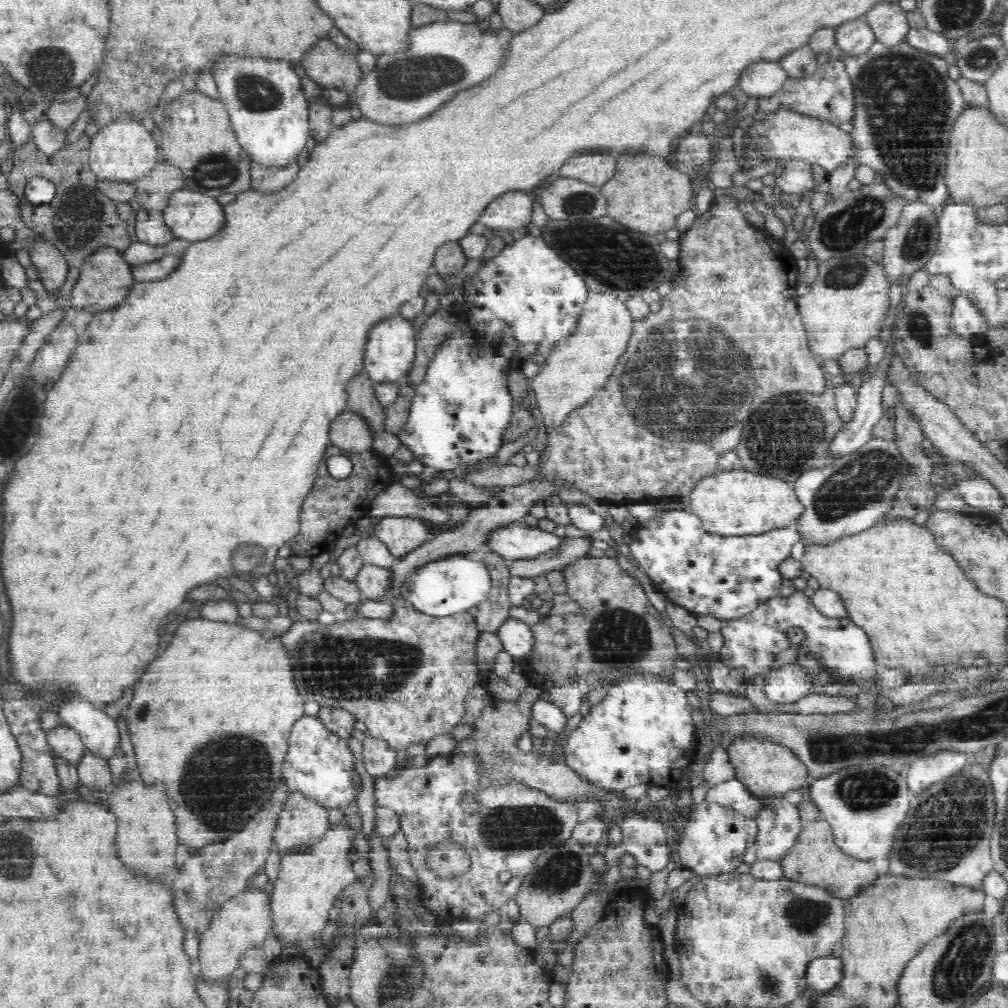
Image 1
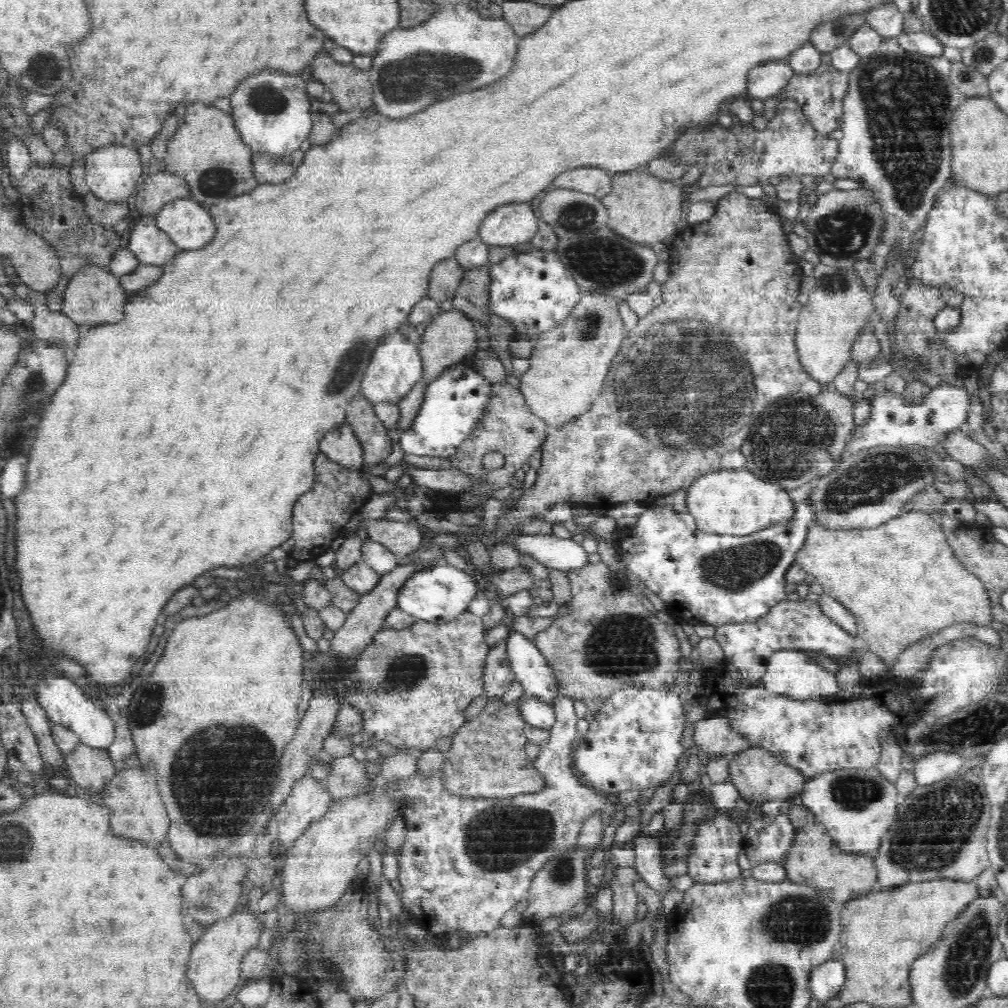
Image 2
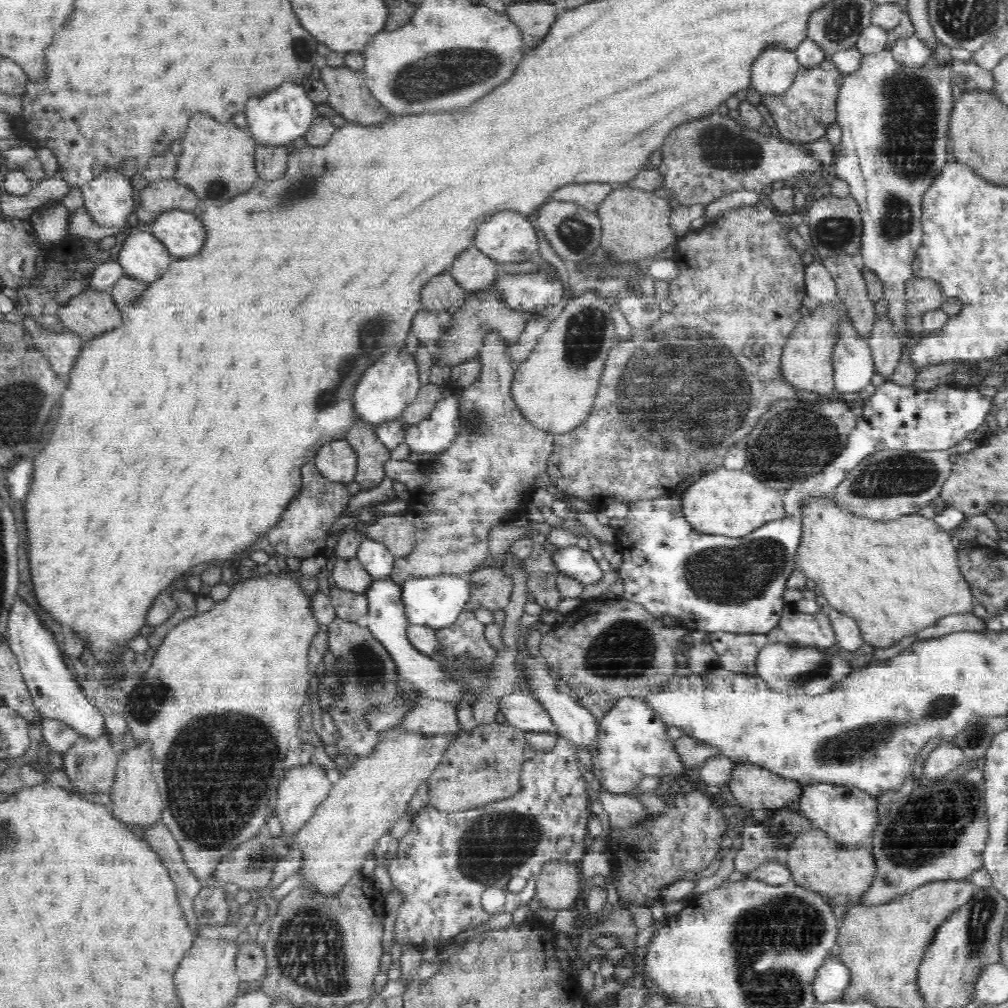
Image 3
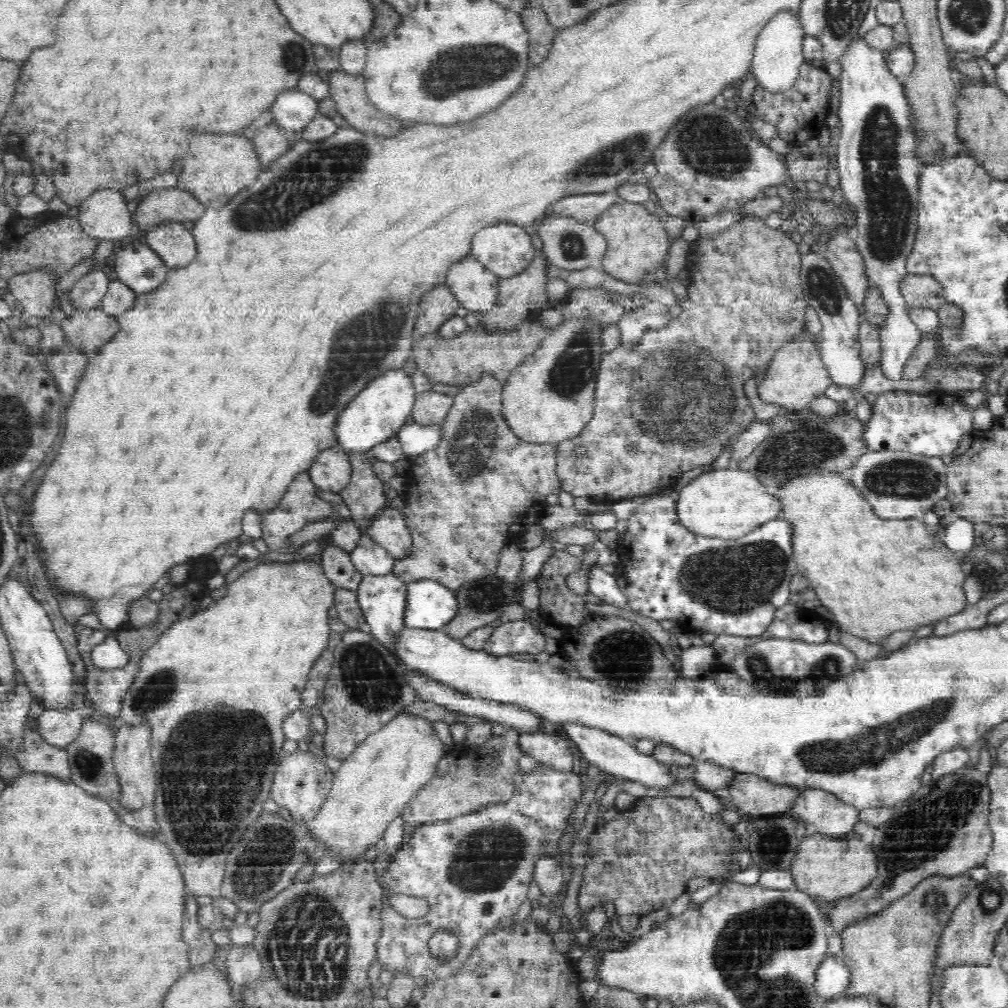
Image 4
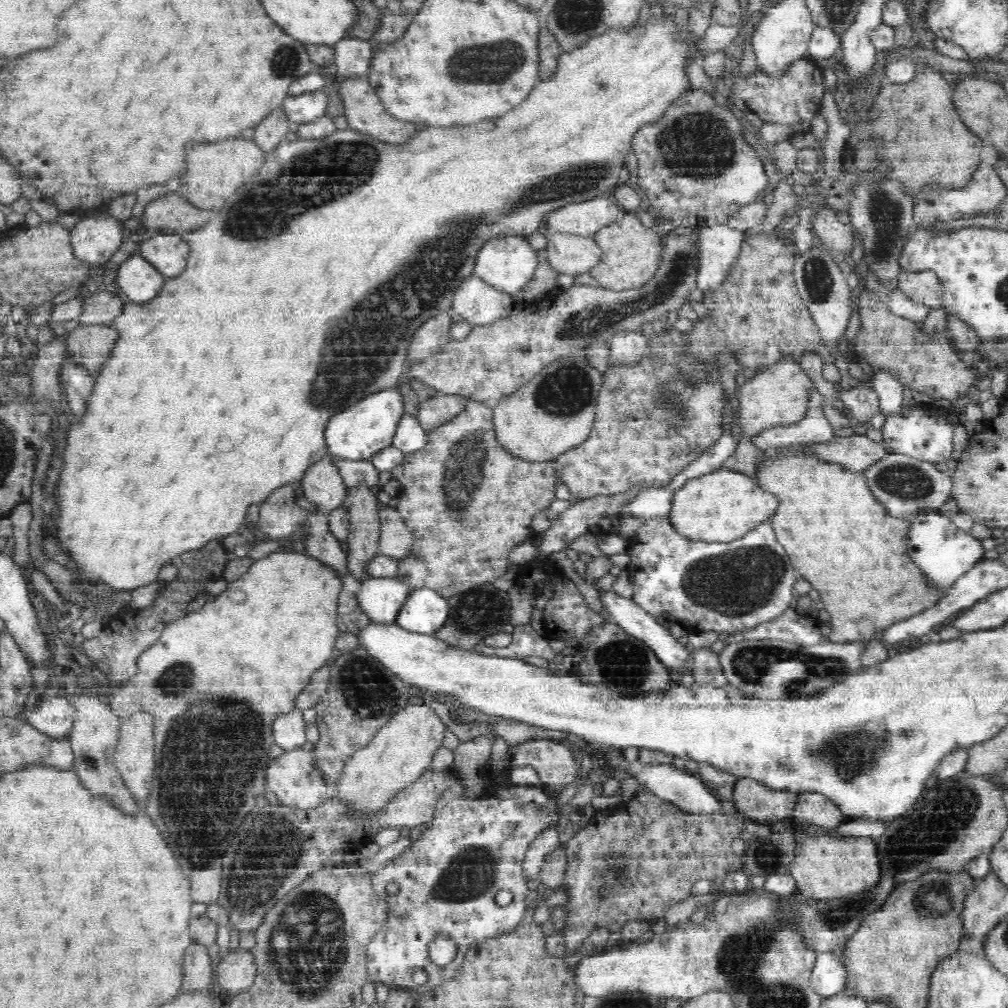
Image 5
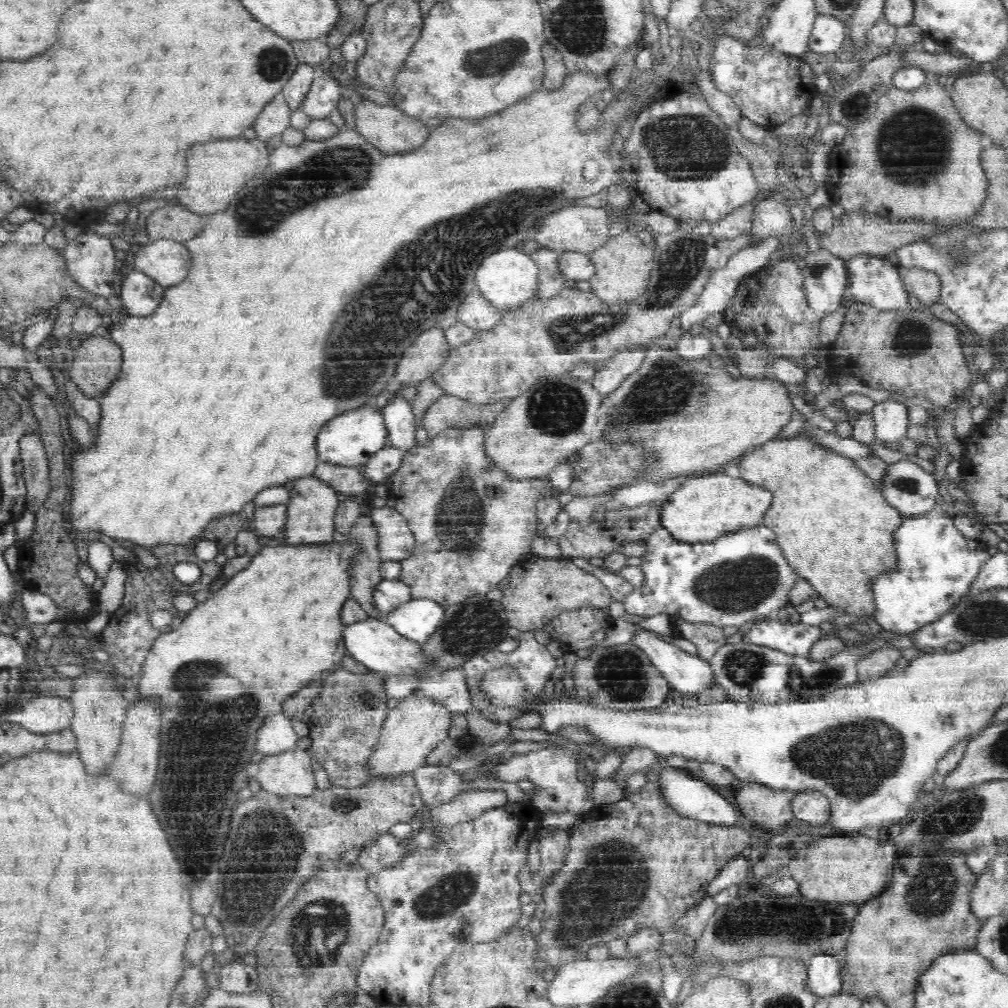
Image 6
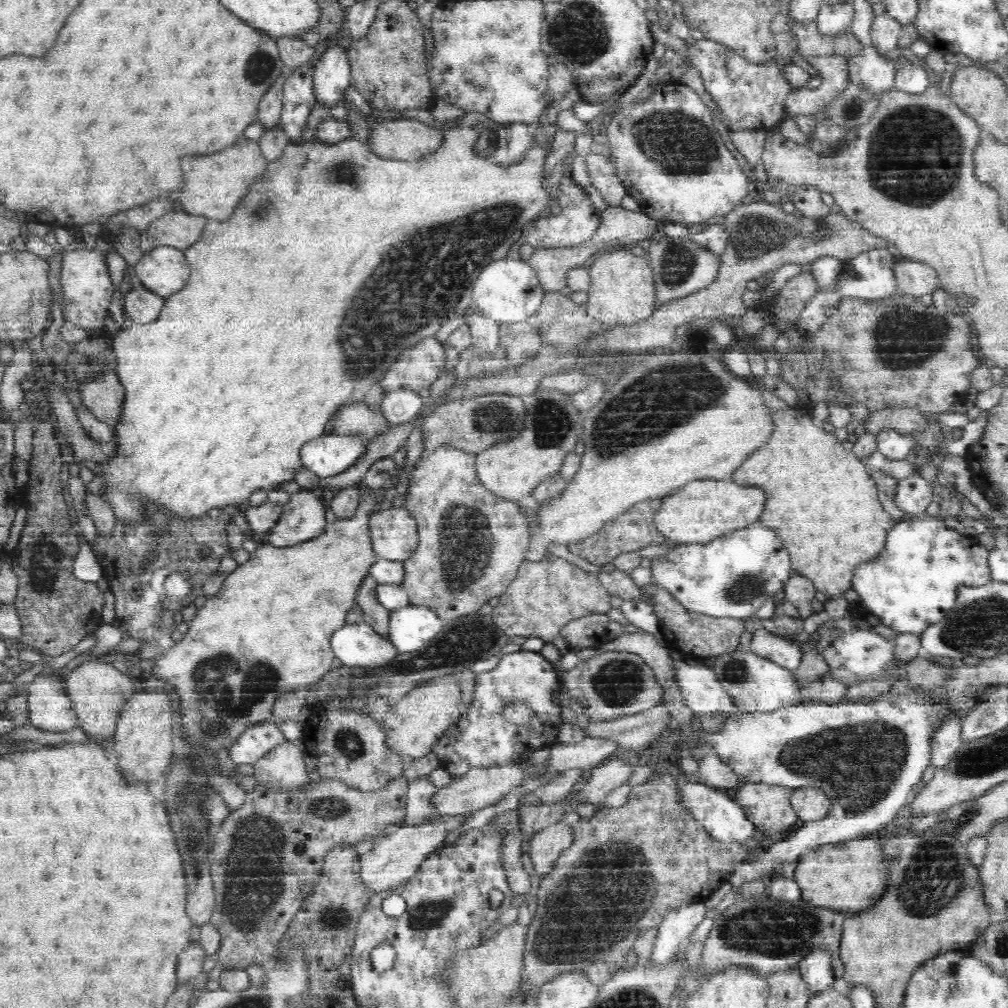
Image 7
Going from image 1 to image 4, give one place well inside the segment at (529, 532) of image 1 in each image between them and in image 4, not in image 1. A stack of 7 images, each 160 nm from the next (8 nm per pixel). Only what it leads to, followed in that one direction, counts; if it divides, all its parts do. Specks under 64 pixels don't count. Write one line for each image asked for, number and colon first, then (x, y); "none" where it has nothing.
2: (555, 553)
3: (572, 561)
4: (603, 585)

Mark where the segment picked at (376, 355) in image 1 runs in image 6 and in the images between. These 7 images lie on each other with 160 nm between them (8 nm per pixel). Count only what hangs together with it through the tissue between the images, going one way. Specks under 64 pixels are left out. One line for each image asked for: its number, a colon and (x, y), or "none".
2: (395, 366)
3: (385, 389)
4: (377, 413)
5: (356, 433)
6: (350, 439)

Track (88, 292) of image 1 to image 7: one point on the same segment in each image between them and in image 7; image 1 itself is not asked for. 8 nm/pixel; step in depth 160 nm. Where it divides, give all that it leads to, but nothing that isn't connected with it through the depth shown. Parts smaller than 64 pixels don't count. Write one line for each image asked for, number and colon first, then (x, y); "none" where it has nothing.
2: (94, 296)
3: (90, 313)
4: (86, 331)
5: (89, 345)
6: (97, 362)
7: (103, 397)

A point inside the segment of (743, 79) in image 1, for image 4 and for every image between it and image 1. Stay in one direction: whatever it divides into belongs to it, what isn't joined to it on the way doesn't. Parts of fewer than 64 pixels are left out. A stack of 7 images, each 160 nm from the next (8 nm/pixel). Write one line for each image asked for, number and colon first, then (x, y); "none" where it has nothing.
2: (766, 80)
3: (774, 71)
4: (778, 57)

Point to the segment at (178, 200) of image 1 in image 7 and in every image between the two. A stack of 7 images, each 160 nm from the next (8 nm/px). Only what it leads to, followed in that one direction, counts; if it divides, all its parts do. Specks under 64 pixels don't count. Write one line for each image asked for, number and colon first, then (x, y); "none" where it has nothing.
2: (187, 223)
3: (183, 234)
4: (176, 246)
5: (168, 252)
6: (166, 261)
7: (164, 270)

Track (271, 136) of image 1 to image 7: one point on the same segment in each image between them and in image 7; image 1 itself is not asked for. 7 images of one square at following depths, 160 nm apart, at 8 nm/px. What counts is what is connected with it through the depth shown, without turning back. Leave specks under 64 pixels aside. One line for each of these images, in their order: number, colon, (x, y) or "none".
2: (271, 110)
3: (275, 118)
4: (292, 111)
5: (306, 107)
6: (324, 94)
7: (331, 78)

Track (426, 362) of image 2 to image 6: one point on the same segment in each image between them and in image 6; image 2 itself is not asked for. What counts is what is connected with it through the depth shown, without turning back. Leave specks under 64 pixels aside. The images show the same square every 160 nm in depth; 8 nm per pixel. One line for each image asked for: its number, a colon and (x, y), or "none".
3: (482, 312)
4: (517, 295)
5: (544, 278)
6: (550, 282)

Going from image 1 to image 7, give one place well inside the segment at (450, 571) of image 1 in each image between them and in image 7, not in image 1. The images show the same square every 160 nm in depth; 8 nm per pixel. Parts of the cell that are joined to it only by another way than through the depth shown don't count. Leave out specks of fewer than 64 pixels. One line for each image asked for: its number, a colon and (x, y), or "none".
2: (442, 592)
3: (436, 601)
4: (430, 605)
5: (425, 611)
6: (418, 619)
7: (410, 628)

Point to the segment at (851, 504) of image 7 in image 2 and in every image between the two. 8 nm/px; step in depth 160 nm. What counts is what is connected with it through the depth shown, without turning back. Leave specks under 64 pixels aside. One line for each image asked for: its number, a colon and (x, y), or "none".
2: (905, 574)
3: (894, 578)
4: (876, 576)
5: (837, 536)
6: (836, 529)

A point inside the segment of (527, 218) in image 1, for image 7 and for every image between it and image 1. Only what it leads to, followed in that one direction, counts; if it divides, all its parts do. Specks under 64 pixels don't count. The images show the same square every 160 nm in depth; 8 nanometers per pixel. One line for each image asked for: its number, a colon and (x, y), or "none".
2: (516, 223)
3: (507, 237)
4: (506, 249)
5: (507, 264)
6: (508, 277)
7: (508, 290)

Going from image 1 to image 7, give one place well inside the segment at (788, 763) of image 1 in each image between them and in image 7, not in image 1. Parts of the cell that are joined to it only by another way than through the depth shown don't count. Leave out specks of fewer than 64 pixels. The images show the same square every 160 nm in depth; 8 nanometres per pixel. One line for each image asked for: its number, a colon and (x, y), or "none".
2: (759, 775)
3: (753, 786)
4: (752, 794)
5: (755, 800)
6: (768, 808)
7: (769, 808)

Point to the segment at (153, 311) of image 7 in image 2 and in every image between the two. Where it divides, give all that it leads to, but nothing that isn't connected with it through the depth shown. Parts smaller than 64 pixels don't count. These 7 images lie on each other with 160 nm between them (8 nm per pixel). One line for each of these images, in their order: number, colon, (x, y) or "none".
2: (152, 246)
3: (143, 256)
4: (137, 265)
5: (140, 281)
6: (140, 295)

